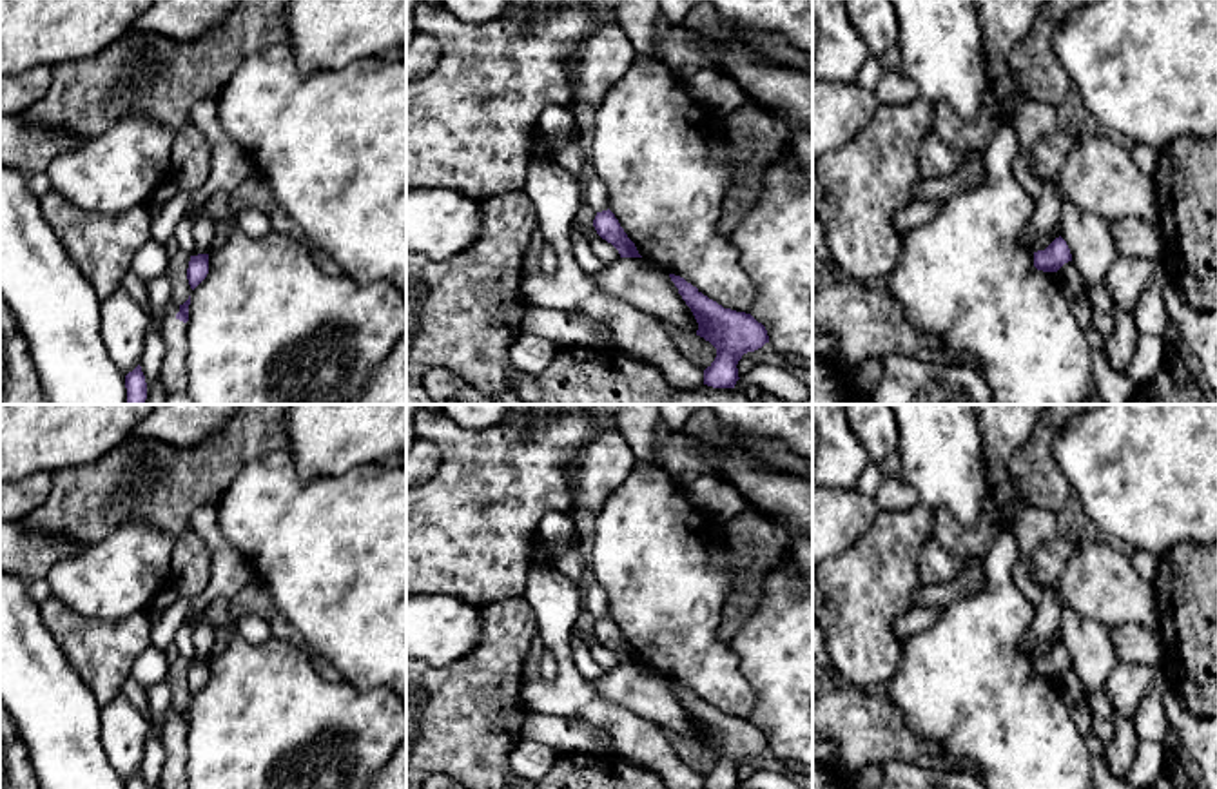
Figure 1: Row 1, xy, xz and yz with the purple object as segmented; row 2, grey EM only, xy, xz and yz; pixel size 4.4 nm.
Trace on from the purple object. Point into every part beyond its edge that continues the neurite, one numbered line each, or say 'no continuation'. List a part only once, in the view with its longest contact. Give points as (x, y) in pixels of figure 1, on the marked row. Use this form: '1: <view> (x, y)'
no continuation

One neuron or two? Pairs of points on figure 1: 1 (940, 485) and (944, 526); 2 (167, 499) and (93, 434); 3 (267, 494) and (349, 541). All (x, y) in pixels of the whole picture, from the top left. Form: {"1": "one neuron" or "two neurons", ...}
{"1": "two neurons", "2": "two neurons", "3": "one neuron"}

